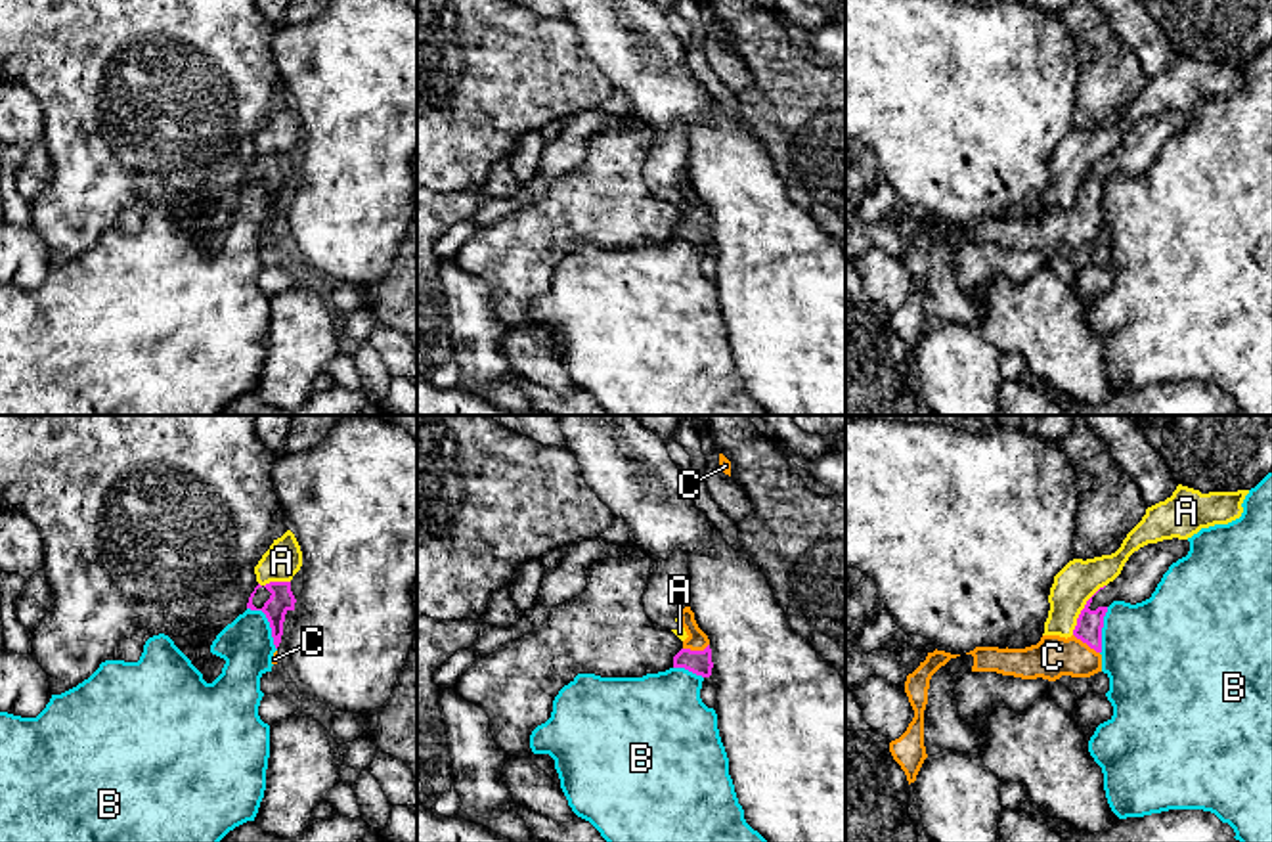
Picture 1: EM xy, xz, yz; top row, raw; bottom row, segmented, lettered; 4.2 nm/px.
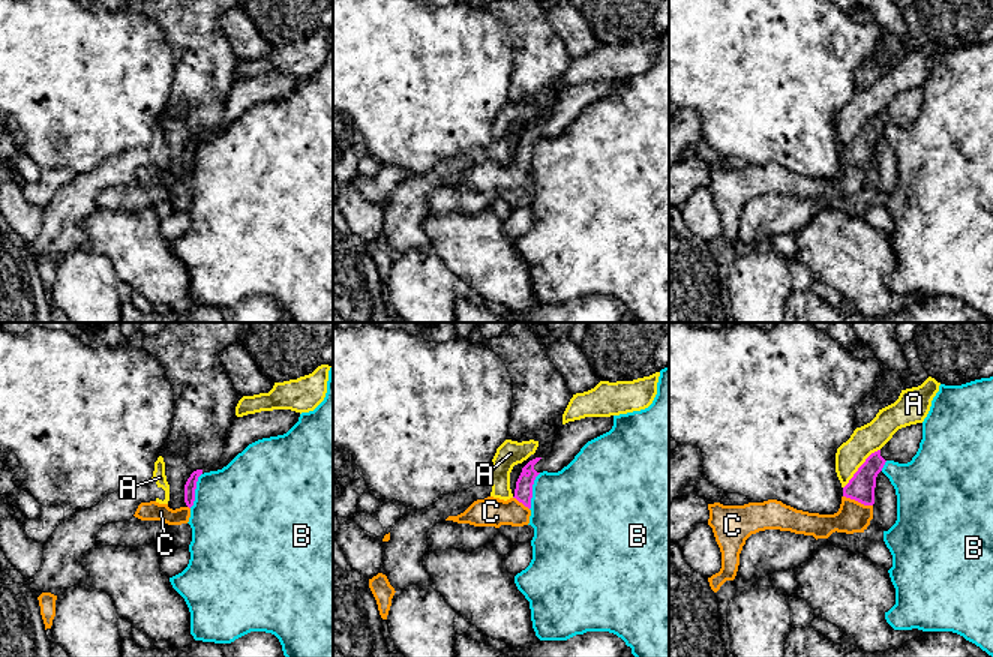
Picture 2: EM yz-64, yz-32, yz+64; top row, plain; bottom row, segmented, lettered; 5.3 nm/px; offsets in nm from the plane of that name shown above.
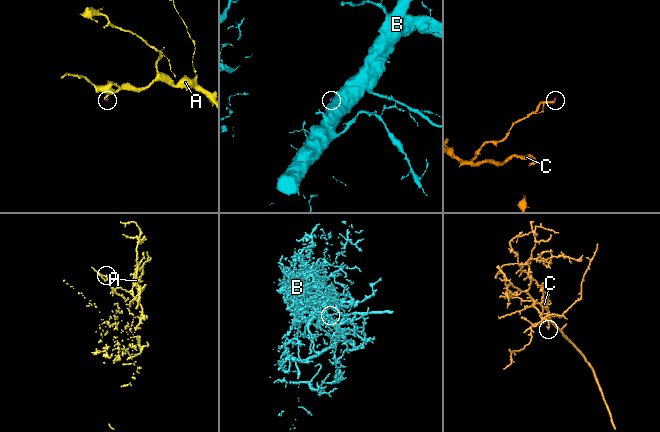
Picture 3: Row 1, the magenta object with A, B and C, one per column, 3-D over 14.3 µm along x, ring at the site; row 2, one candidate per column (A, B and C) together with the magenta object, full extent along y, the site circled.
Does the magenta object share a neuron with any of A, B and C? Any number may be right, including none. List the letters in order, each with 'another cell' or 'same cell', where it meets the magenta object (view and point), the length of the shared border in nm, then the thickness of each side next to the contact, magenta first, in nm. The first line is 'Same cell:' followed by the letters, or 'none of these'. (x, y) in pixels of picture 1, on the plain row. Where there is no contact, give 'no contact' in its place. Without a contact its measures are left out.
Same cell: C
A: another cell; meets magenta in yz at (1083, 180); contact 260 nm long; 110 nm thick on the magenta side, 170 nm on the other
B: another cell; meets magenta in xy at (270, 196); contact 220 nm long; 110 nm thick on the magenta side, 220 nm on the other
C: same cell; meets magenta in xz at (695, 222); contact 110 nm long; 100 nm thick on the magenta side, 90 nm on the other

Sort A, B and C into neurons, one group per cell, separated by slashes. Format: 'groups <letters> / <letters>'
groups A / B / C

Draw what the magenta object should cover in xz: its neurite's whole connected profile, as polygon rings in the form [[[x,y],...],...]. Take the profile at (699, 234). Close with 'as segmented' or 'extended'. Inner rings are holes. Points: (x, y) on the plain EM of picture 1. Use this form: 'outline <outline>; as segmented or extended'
outline [[[691,178],[681,180],[679,189],[689,209],[673,228],[673,239],[685,239],[696,247],[710,249],[713,233],[708,207],[698,199]]]; extended

